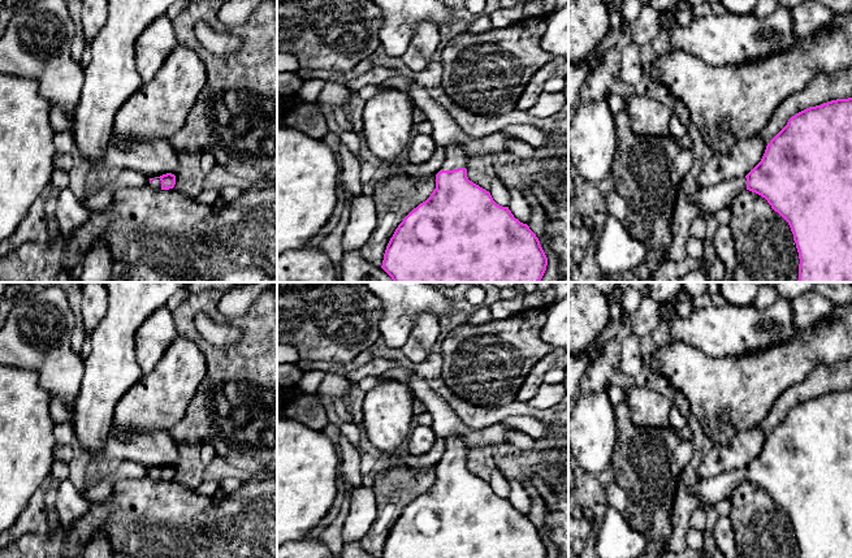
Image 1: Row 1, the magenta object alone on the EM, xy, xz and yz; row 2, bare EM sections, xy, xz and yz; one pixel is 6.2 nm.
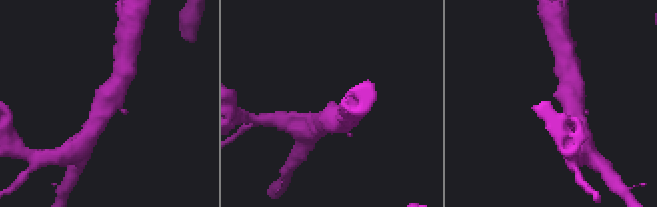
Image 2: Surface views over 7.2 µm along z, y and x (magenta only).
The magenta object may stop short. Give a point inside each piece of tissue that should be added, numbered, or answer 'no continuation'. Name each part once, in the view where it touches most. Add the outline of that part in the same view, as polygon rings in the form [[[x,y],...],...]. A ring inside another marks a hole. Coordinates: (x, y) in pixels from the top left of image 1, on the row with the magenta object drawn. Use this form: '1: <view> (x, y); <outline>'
1: xz (455, 158); [[[451,144],[446,148],[446,156],[442,164],[442,170],[453,170],[466,168],[467,156],[459,144]]]

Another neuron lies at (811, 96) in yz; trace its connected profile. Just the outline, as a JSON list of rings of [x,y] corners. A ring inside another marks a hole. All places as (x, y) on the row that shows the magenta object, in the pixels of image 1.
[[[852,65],[831,73],[819,72],[803,91],[790,95],[779,104],[757,137],[770,143],[796,113],[809,107],[848,98],[852,98]]]

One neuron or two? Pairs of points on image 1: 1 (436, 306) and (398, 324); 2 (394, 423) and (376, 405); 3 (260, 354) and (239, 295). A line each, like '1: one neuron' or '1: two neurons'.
1: one neuron
2: one neuron
3: two neurons

